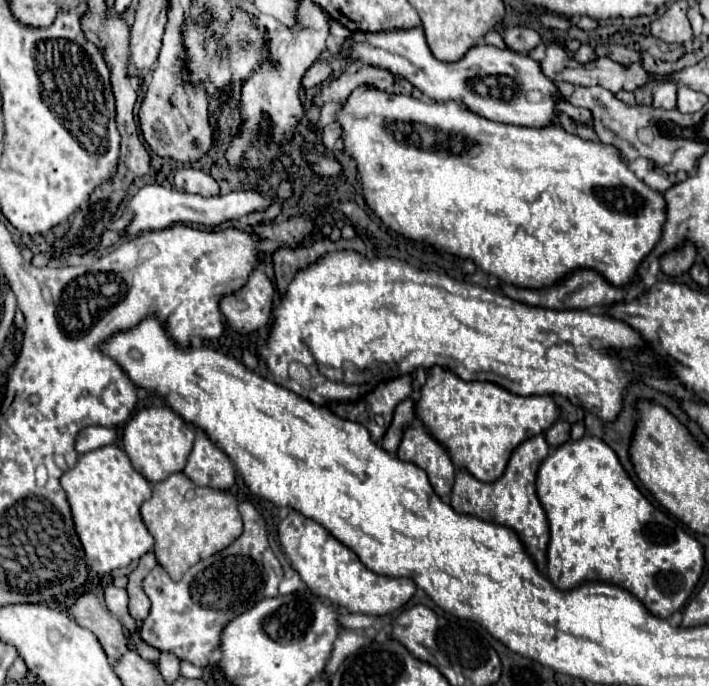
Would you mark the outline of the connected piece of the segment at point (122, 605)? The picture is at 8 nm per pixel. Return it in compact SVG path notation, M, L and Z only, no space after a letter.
M109 584L109 586L105 588L105 606L107 606L107 610L109 610L111 614L115 614L115 616L123 622L123 626L125 626L127 632L129 632L131 646L135 646L135 644L133 644L135 620L133 620L133 616L131 616L129 610L127 610L127 590Z

